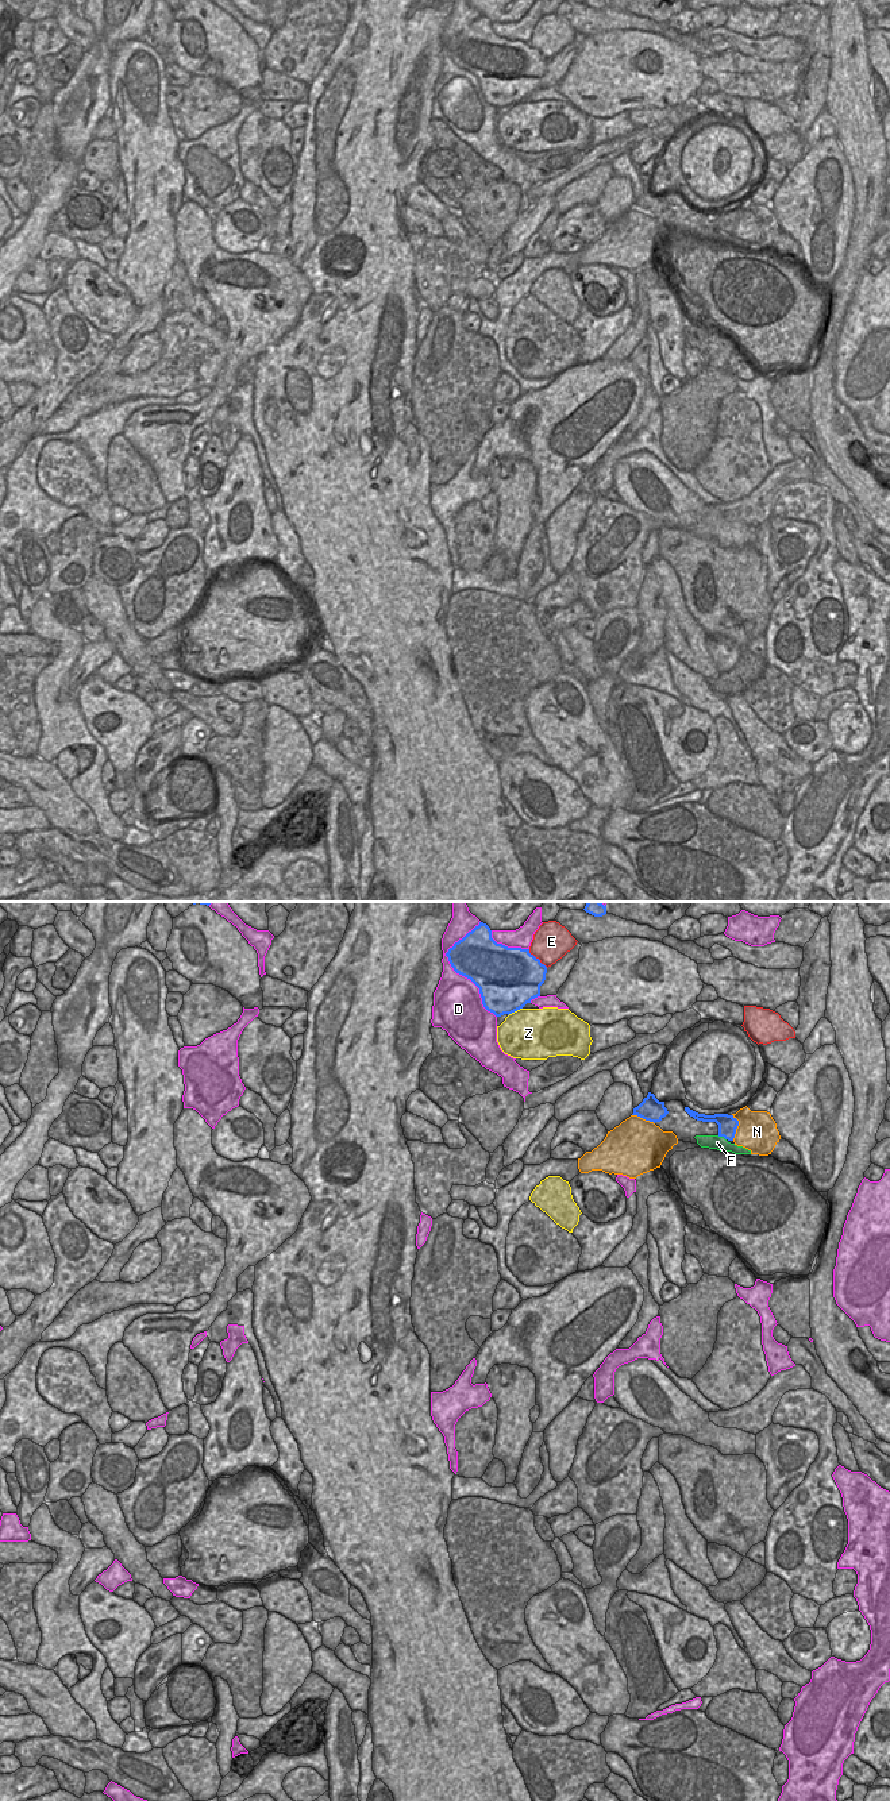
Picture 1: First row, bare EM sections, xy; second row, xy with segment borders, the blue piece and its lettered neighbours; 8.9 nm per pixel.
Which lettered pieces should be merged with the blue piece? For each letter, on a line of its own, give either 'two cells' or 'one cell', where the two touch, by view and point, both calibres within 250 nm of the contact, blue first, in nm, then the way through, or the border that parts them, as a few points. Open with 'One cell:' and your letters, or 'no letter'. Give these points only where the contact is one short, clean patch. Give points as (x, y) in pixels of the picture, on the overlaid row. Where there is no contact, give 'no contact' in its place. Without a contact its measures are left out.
One cell: no letter
D: two cells; contact xy (455, 971); calibres 420 and 400 nm
E: two cells; contact xy (538, 959); calibres 480 and 340 nm
F: two cells; contact xy (721, 1136); calibres 170 and 120 nm; border xy (717, 1136), (725, 1140)
N: two cells; contact xy (736, 1127); calibres 170 and 360 nm
Z: two cells; contact xy (515, 1010); calibres 500 and 460 nm

